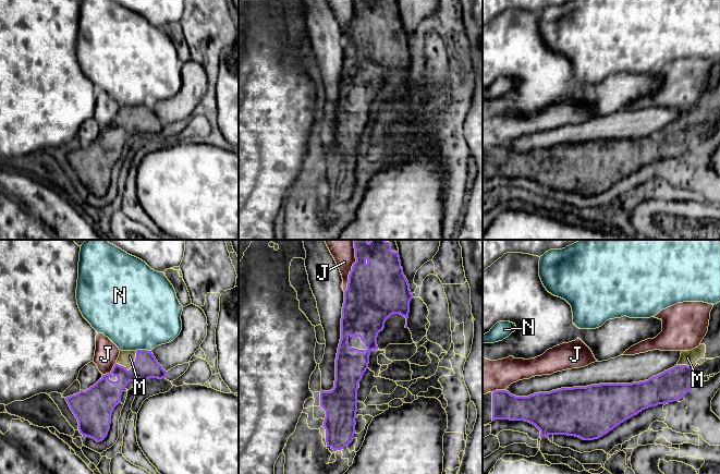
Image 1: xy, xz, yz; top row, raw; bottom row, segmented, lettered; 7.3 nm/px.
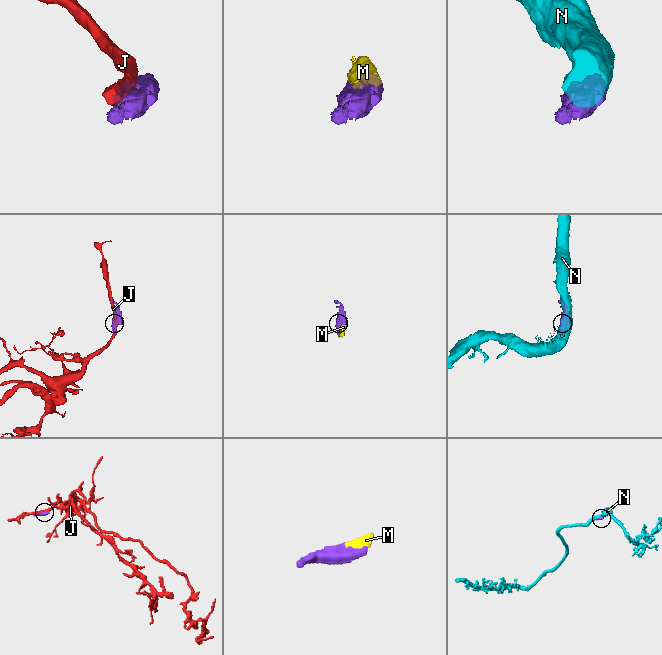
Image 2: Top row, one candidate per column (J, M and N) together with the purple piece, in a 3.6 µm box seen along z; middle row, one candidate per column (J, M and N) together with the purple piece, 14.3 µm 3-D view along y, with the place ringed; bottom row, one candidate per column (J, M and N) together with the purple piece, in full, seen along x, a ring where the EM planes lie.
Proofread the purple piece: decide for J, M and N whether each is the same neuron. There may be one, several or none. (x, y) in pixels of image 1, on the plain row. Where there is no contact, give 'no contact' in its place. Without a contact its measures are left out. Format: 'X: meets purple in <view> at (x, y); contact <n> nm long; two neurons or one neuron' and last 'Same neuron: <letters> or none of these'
J: meets purple in xz at (352, 24); contact 360 nm long; two neurons
M: meets purple in xy at (132, 123); contact 180 nm long; one neuron
N: meets purple in xy at (143, 106); contact 120 nm long; two neurons
Same neuron: M

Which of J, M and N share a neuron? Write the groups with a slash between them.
J / M / N

